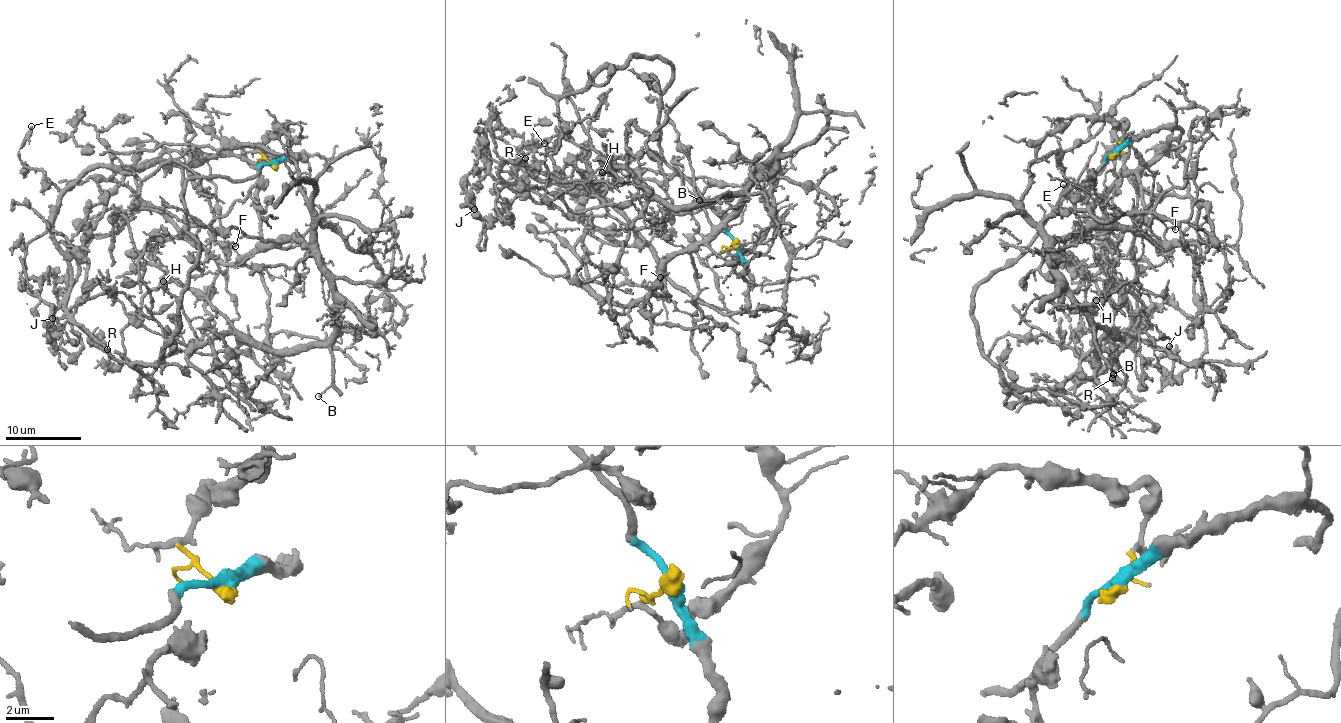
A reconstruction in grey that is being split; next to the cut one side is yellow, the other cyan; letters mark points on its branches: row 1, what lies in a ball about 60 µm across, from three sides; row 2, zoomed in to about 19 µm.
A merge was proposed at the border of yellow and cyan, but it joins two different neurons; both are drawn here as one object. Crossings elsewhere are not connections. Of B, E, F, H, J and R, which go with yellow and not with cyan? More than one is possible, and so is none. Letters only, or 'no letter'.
B, F, H

